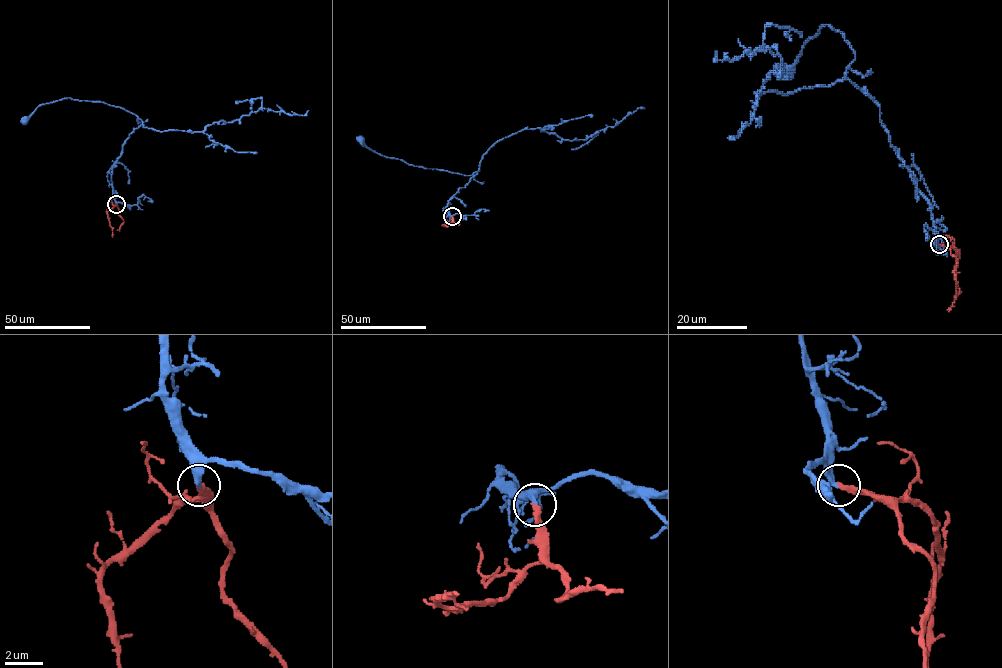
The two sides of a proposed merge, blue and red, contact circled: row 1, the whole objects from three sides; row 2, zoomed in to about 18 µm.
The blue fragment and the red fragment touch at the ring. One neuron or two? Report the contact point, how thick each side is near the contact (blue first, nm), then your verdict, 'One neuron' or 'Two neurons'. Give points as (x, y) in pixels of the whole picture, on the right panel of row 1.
Place: (939, 244). Thickness 320 nm (blue) against 320 nm. One neuron

